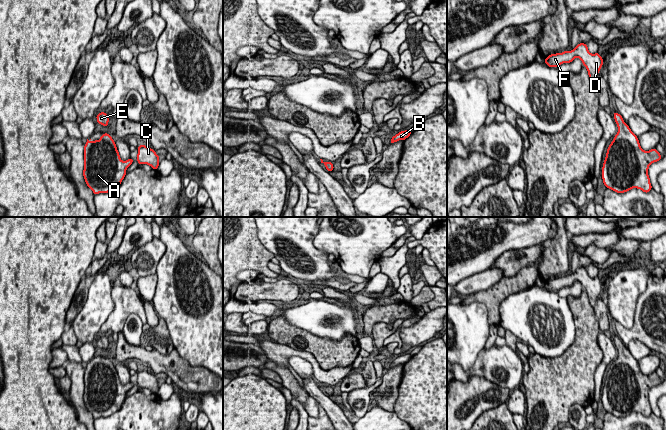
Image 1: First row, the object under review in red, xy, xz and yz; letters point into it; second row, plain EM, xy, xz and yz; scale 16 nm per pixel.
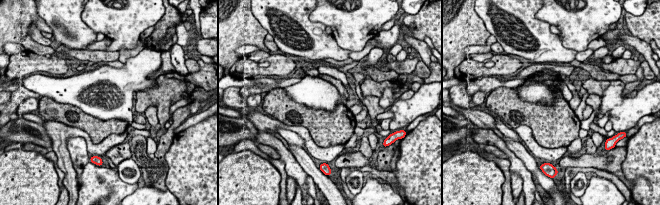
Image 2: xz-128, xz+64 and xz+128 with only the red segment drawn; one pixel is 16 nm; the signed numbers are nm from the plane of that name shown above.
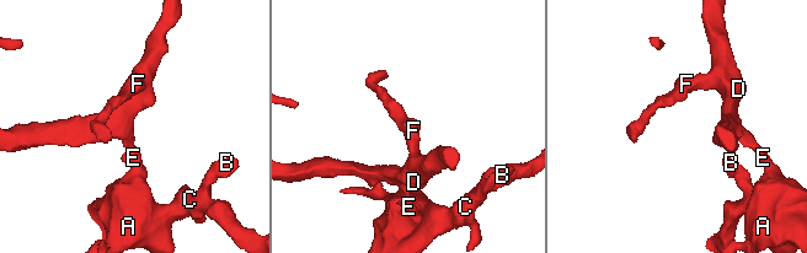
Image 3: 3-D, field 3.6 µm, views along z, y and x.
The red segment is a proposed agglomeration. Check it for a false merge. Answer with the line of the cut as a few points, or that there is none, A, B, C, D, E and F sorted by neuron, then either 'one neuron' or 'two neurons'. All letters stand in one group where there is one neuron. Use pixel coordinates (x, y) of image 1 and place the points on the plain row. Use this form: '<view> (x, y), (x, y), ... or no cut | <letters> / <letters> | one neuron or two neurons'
no cut | A B C D E F | one neuron

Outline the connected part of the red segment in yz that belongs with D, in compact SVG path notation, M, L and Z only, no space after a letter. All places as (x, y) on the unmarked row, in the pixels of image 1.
M579 267L572 275L550 278L545 282L545 287L549 291L558 291L563 287L570 287L578 281L588 295L590 305L595 309L597 299L603 290L603 282L596 276L591 278L587 268Z

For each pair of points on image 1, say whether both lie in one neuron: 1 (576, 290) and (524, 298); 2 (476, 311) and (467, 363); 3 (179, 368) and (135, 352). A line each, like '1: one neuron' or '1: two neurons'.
1: two neurons
2: one neuron
3: one neuron

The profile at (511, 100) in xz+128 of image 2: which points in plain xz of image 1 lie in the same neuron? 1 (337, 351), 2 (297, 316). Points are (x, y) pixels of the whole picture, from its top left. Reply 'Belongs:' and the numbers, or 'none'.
Belongs: 1

